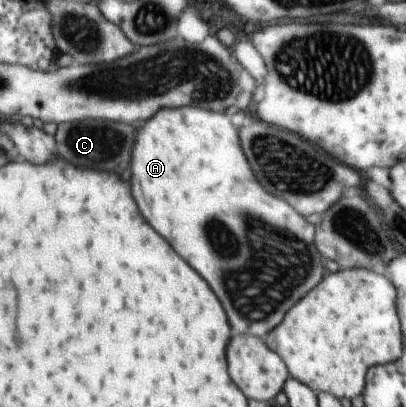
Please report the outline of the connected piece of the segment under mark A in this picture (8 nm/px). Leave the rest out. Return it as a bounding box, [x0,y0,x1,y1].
[129,106,321,338]

